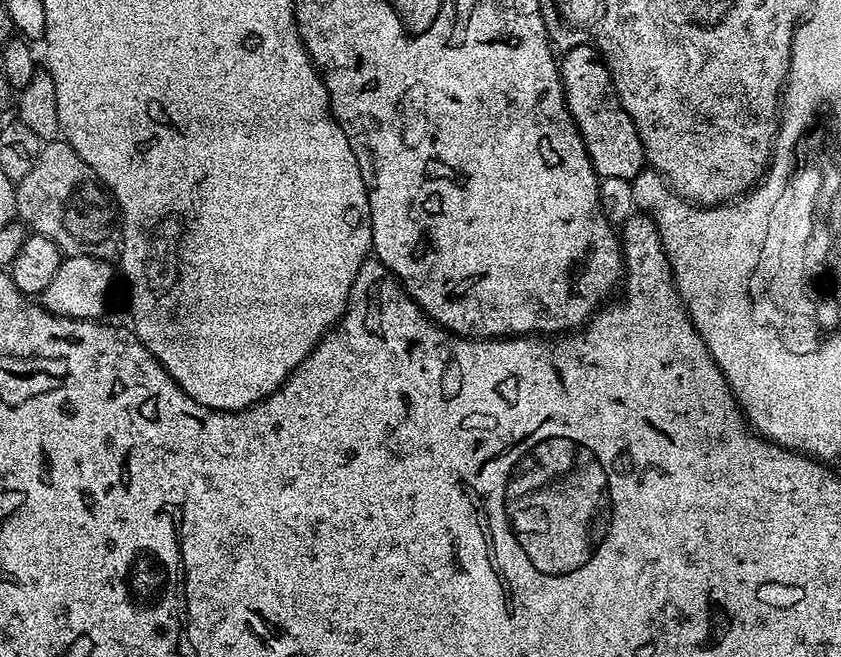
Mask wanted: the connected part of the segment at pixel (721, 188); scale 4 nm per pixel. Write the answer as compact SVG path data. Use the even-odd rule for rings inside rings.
M634 106L629 109L629 112L632 121L635 124L635 128L639 132L639 137L642 138L647 163L660 173L660 175L675 190L677 195L680 195L683 199L692 201L692 203L709 207L716 204L729 203L730 201L739 199L741 196L750 192L767 173L767 168L770 163L777 136L774 132L644 132L644 111L639 106Z

